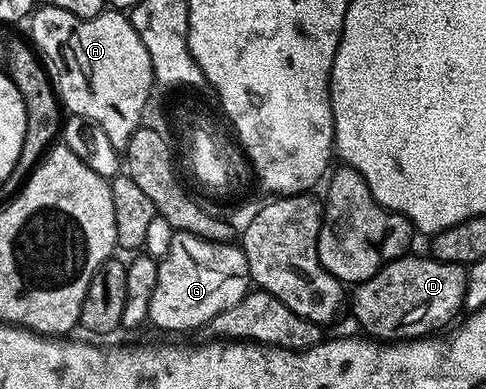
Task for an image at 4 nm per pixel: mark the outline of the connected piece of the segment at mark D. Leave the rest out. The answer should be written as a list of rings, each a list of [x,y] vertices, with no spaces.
[[[404,255],[395,261],[389,261],[380,267],[367,281],[360,281],[354,286],[355,294],[350,294],[349,309],[359,320],[364,334],[372,339],[402,341],[404,339],[423,339],[434,334],[442,325],[450,326],[459,308],[464,308],[467,300],[467,269],[457,263],[437,261],[430,255]]]

